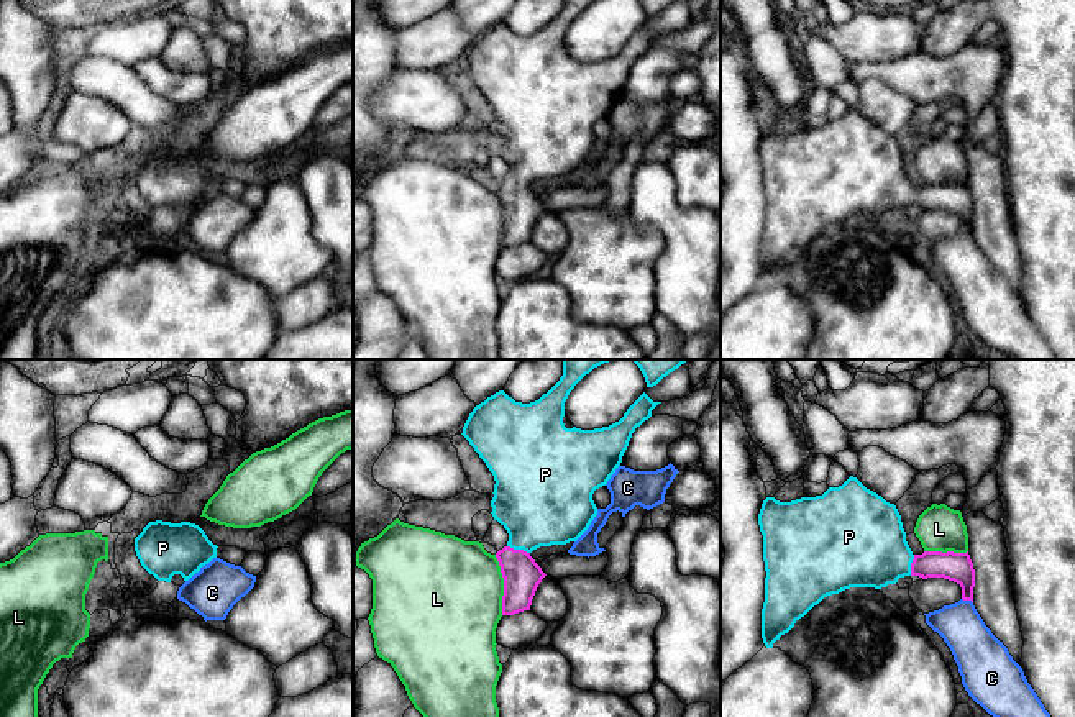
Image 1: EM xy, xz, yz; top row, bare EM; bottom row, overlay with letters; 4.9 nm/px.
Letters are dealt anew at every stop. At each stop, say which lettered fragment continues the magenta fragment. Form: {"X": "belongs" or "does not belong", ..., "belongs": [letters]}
{"C": "does not belong", "L": "does not belong", "P": "belongs", "belongs": ["P"]}

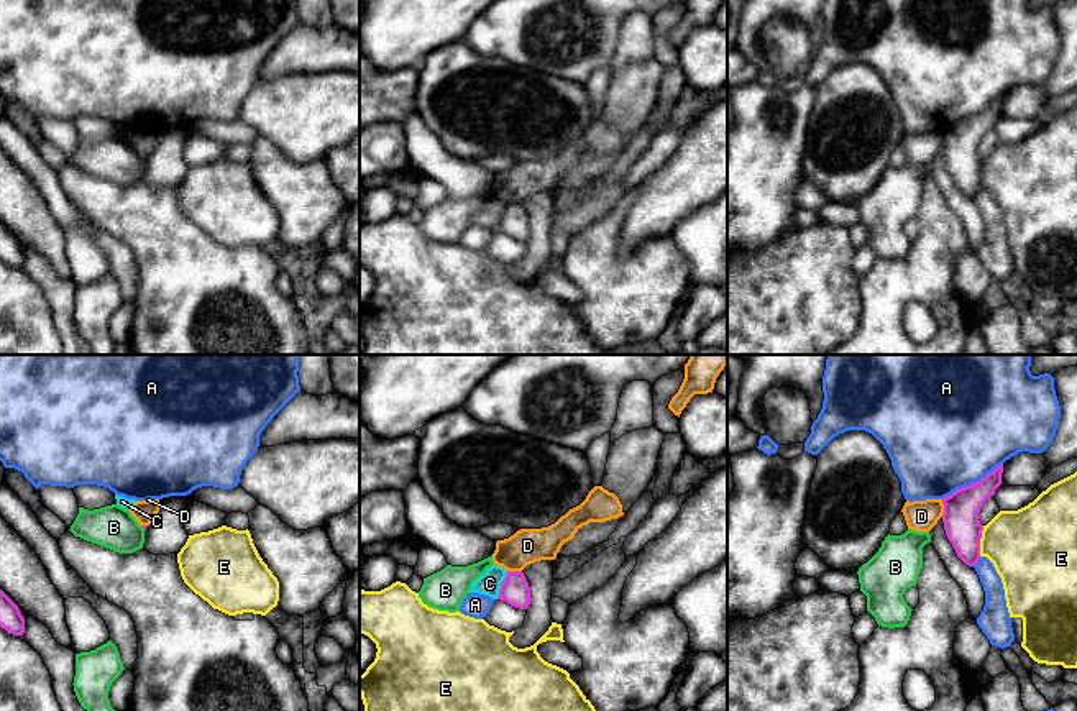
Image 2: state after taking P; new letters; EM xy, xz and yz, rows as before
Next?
{"A": "does not belong", "B": "does not belong", "C": "does not belong", "D": "does not belong", "E": "does not belong", "belongs": []}

